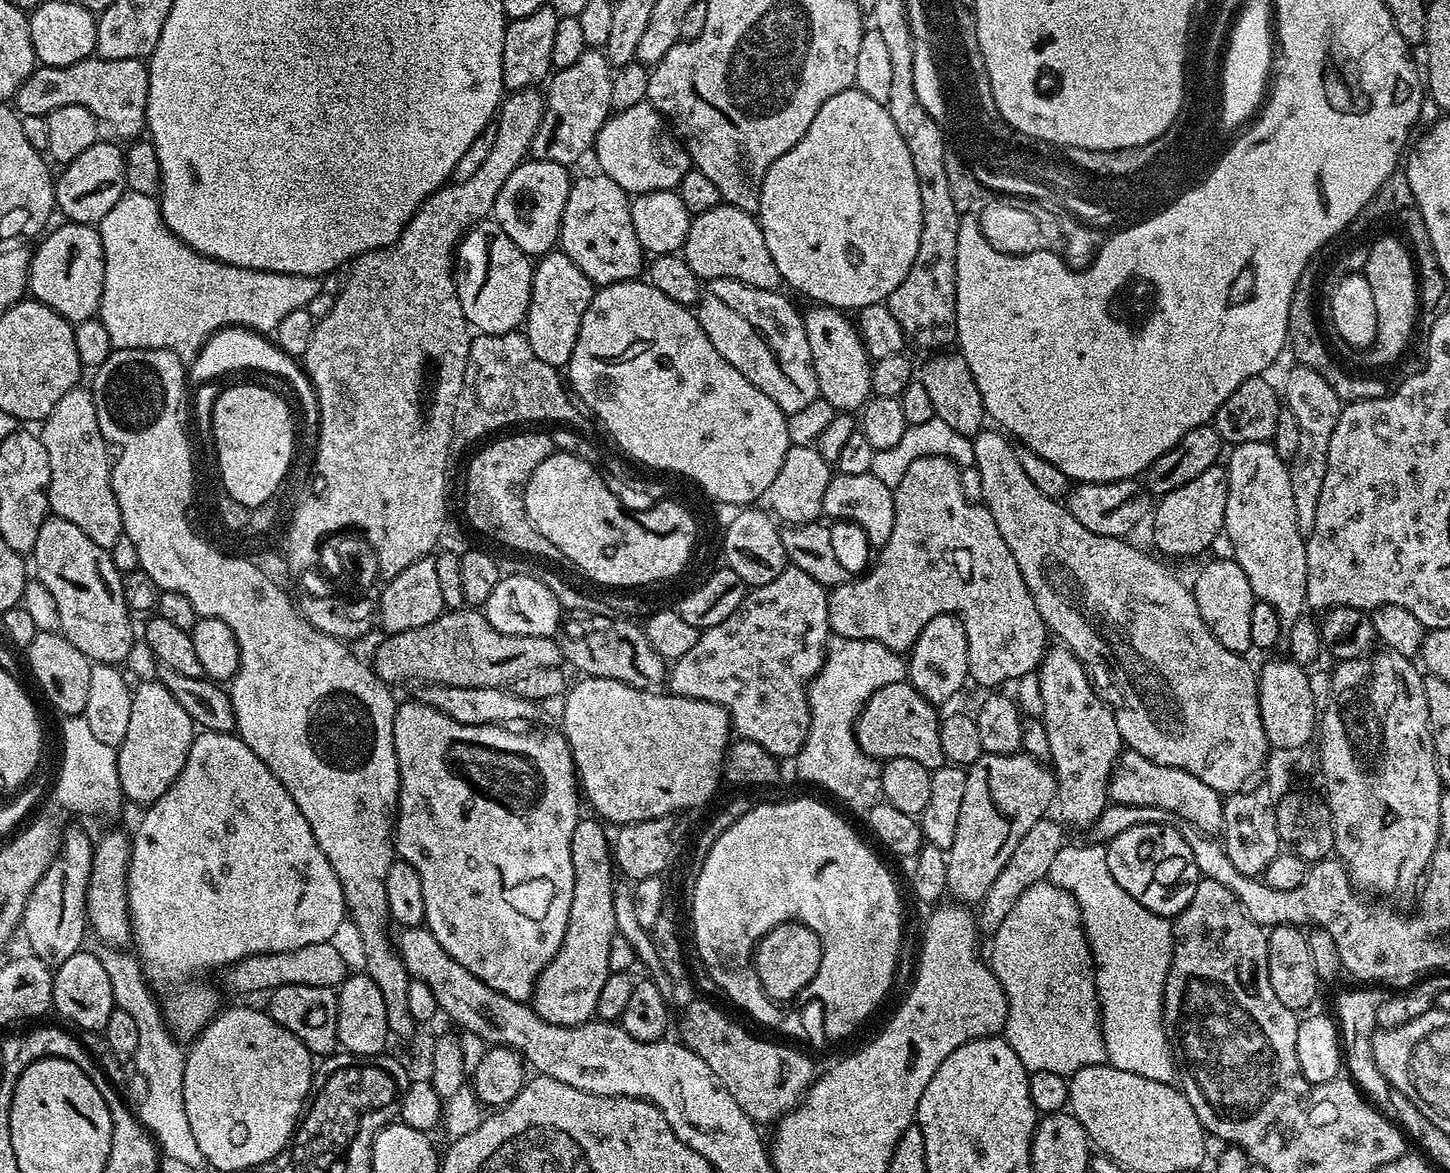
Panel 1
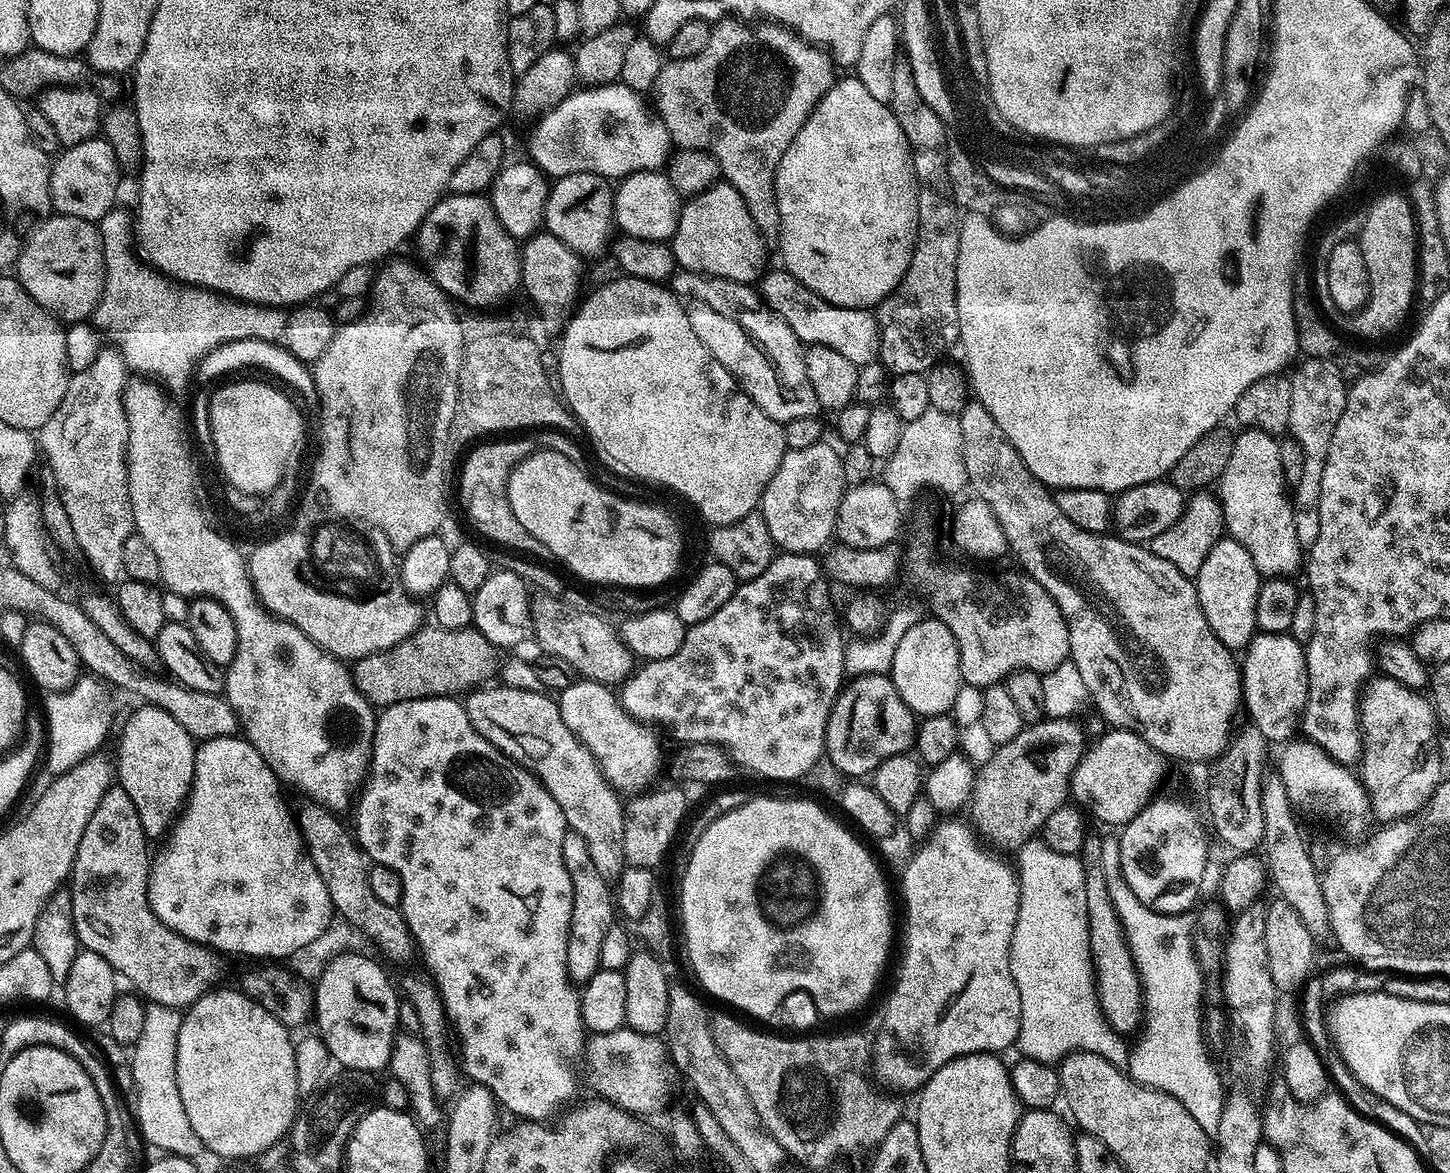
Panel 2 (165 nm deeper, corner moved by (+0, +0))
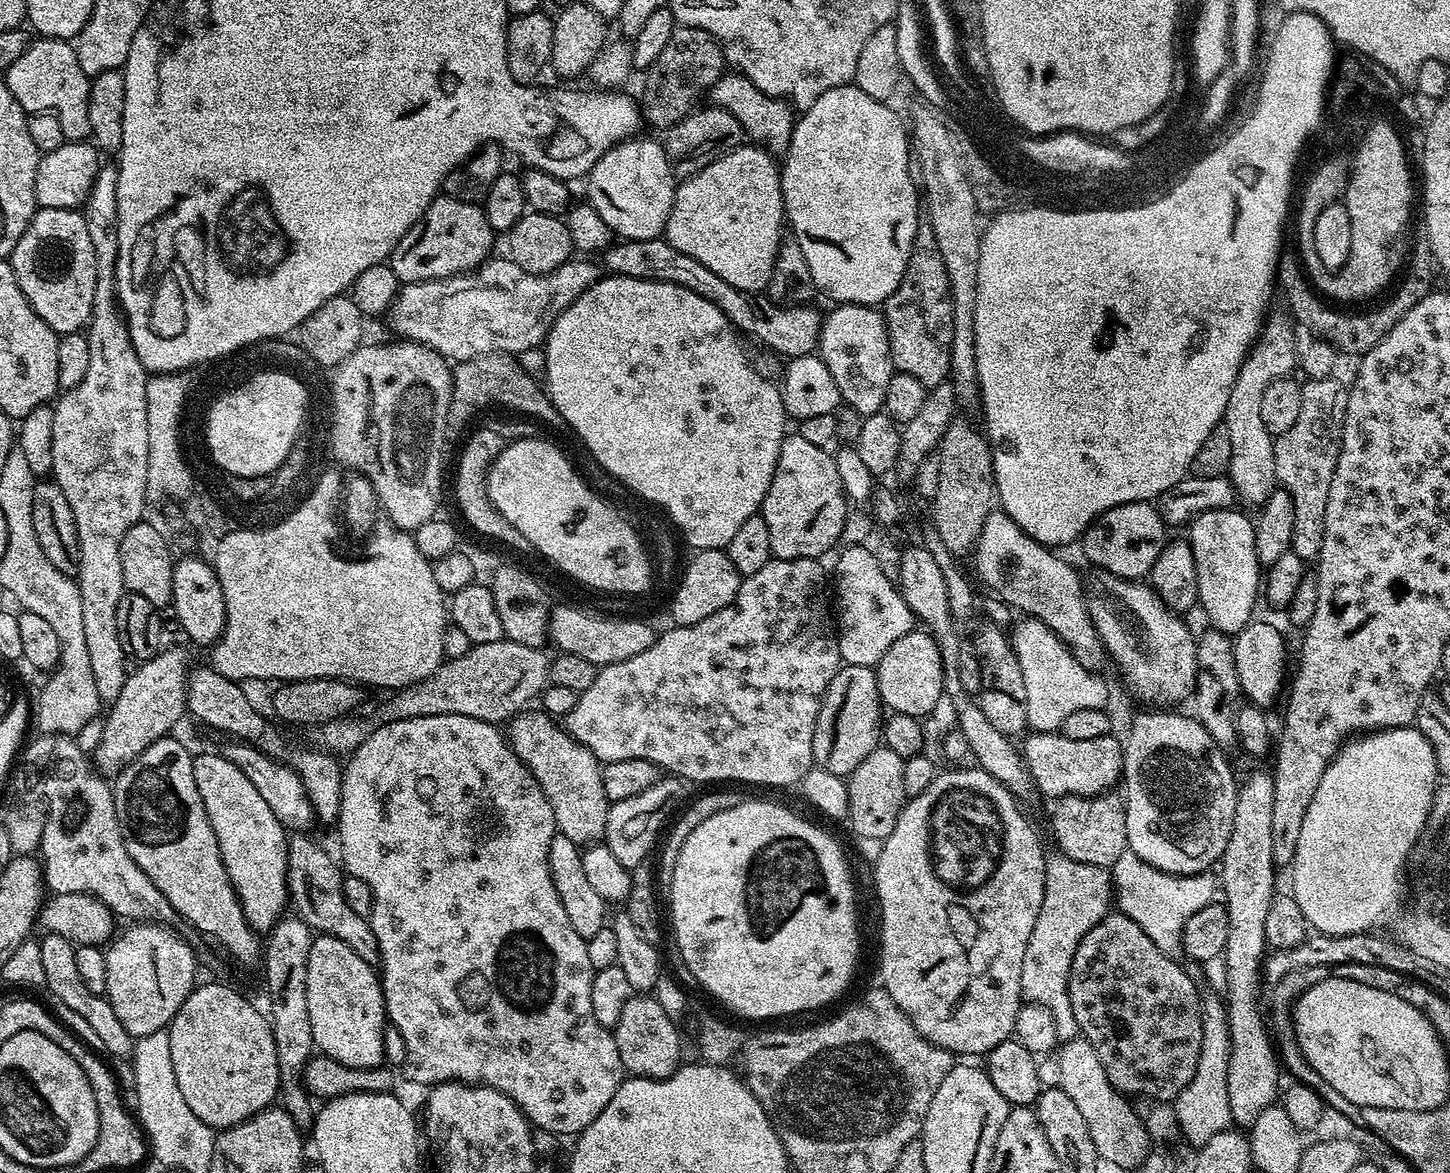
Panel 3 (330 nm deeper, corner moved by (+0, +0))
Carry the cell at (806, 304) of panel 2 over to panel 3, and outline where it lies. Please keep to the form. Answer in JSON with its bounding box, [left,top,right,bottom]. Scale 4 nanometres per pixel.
[602,238,822,358]

